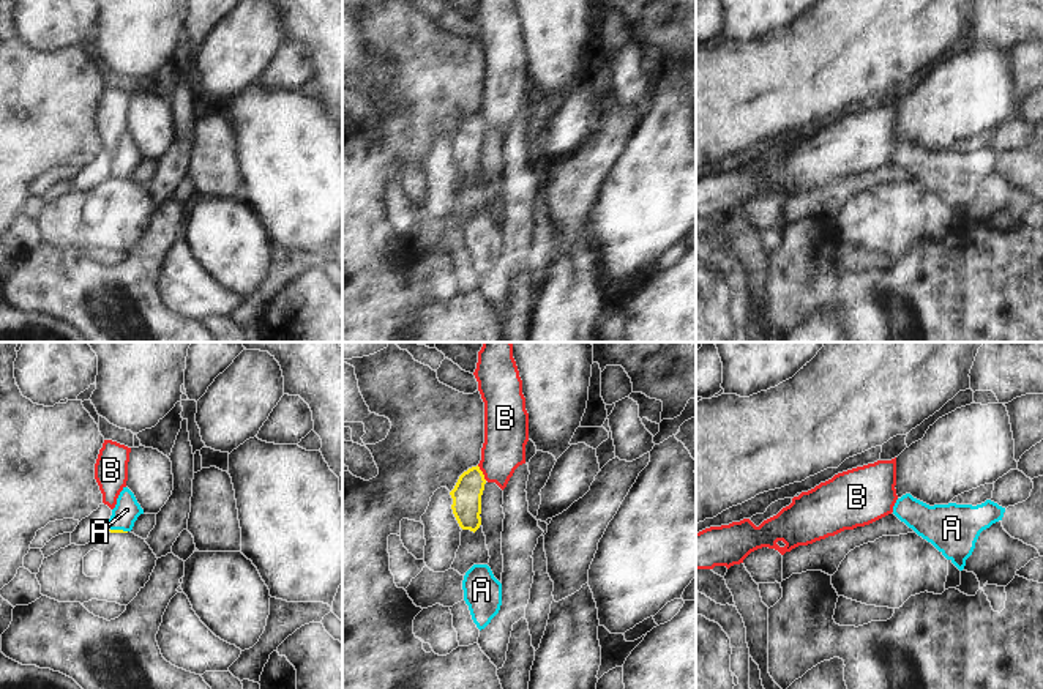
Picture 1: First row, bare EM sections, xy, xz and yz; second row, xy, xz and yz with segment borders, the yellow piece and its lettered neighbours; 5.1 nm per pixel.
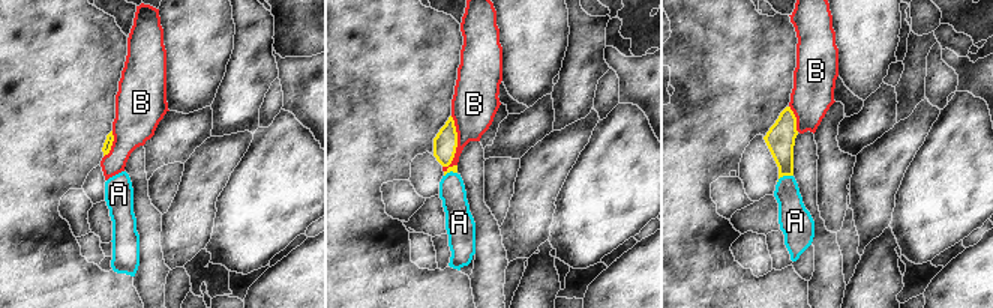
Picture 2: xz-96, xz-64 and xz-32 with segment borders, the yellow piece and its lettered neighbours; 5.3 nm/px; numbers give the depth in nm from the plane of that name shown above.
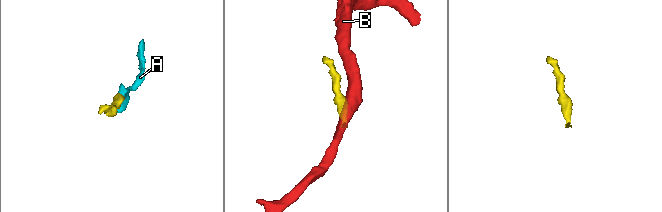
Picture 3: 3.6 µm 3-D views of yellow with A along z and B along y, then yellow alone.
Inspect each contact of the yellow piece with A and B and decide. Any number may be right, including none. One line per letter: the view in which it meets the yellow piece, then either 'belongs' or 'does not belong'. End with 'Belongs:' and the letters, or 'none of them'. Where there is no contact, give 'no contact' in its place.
A: xy | belongs
B: xz | does not belong
Belongs: A

